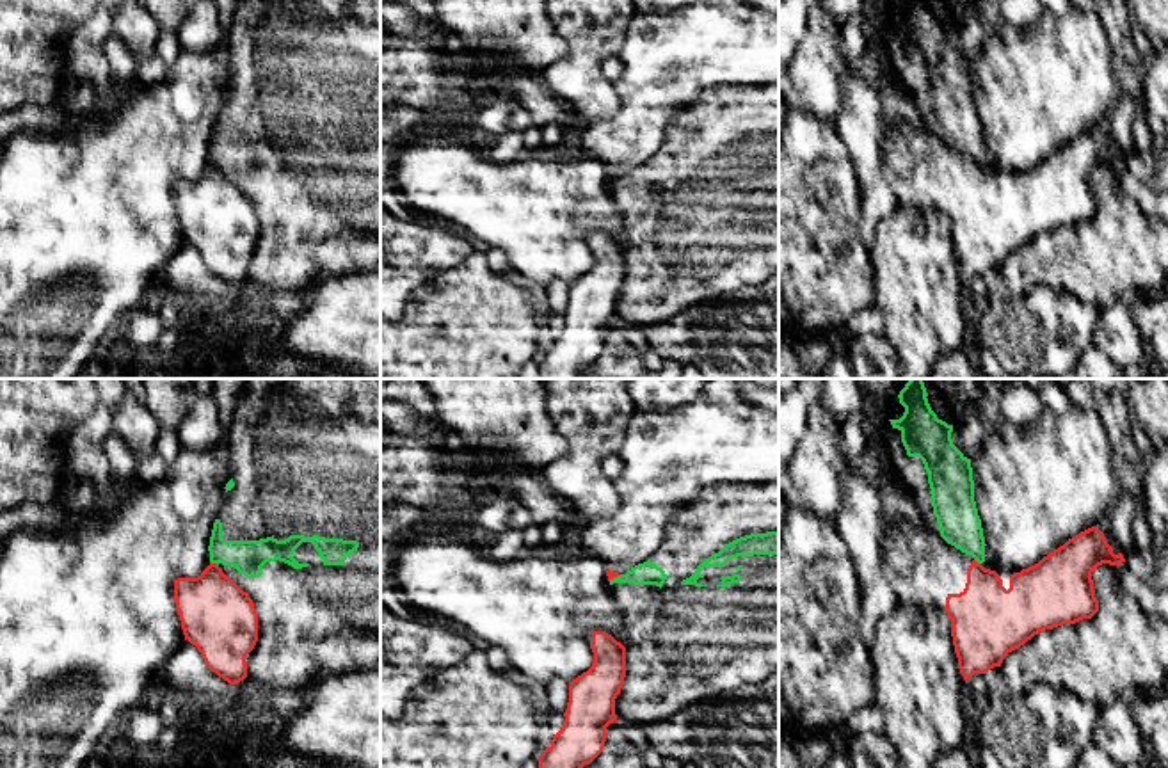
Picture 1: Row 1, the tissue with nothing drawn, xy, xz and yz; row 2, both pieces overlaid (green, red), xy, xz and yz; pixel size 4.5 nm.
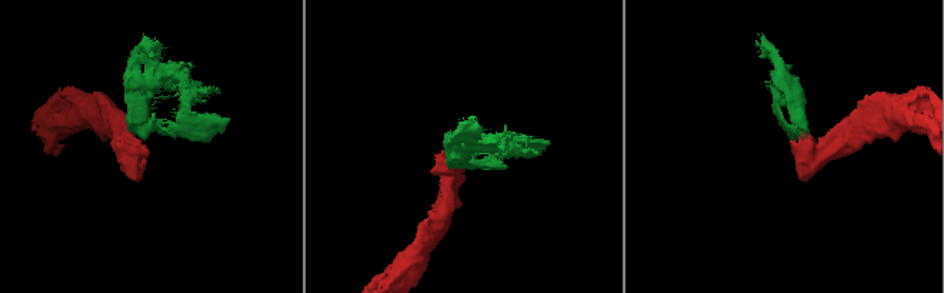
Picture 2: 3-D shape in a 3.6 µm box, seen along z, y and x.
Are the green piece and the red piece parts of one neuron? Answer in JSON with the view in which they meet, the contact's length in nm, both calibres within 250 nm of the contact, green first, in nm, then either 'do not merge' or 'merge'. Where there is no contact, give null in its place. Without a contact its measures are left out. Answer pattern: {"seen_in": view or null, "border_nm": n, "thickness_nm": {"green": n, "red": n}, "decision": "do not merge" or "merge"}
{"seen_in": "xy", "border_nm": 50, "thickness_nm": {"green": 160, "red": 320}, "decision": "do not merge"}

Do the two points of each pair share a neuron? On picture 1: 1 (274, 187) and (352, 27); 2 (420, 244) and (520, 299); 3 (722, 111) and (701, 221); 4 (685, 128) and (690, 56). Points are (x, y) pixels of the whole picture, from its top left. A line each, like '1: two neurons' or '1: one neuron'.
1: one neuron
2: two neurons
3: one neuron
4: two neurons

